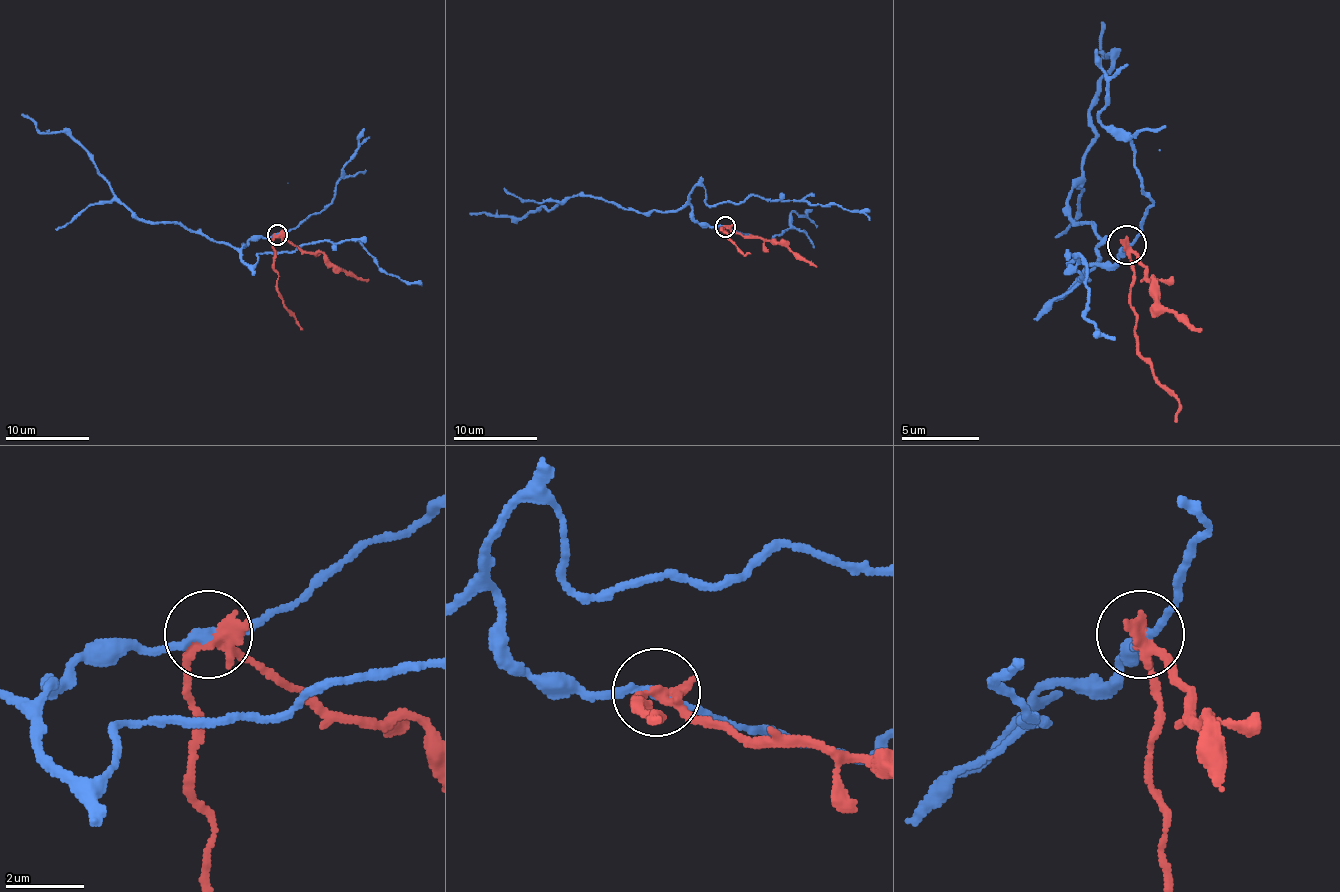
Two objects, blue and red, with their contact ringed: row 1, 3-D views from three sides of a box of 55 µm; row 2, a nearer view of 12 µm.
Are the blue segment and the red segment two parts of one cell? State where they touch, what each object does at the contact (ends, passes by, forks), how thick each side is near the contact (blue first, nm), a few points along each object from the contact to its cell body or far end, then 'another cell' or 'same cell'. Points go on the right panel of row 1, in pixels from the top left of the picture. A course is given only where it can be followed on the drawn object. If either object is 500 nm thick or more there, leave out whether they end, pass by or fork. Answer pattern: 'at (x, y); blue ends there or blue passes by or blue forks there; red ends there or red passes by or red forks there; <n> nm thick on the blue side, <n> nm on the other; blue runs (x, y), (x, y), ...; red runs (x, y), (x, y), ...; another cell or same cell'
at (1126, 245); blue passes by; red passes by; 200 nm thick on the blue side, 280 nm on the other; blue runs (1125, 246), (1086, 269), (1102, 242), (1071, 219), (1067, 191), (1110, 71), (1102, 21); red runs (1125, 246), (1149, 277), (1152, 277), (1156, 300), (1203, 331); another cell

